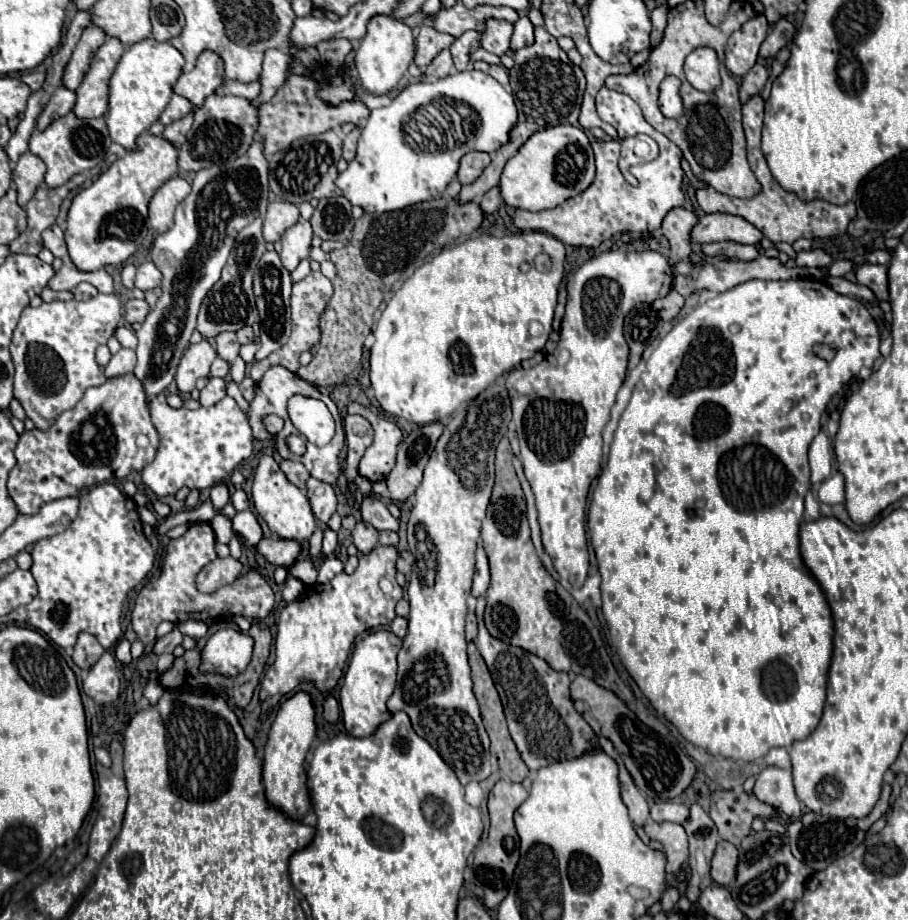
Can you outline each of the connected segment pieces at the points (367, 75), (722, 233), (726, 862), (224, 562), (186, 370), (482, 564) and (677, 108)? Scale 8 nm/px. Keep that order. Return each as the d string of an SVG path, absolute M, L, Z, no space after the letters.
M374 15L368 23L366 35L362 37L360 49L356 51L356 69L362 79L362 85L376 95L388 93L408 71L408 65L414 61L414 51L414 35L404 21L392 15Z
M708 213L700 217L698 225L692 229L692 241L696 243L730 239L746 245L758 245L762 238L760 229L756 229L744 217L730 215L730 213Z
M720 841L712 859L712 879L722 885L728 887L736 881L736 873L738 873L738 849L728 843L728 841Z
M234 557L220 559L218 563L208 563L196 577L196 587L204 593L212 593L222 585L232 583L242 571L242 563Z
M202 339L196 345L190 345L184 351L182 361L178 365L178 373L176 373L178 389L182 393L190 393L194 389L198 377L208 377L210 363L214 361L214 357L216 357L216 351L208 339Z
M478 543L476 551L476 573L474 573L474 585L472 585L472 595L480 597L486 593L490 583L490 571L488 571L488 557L484 551L484 545Z
M668 77L660 85L660 111L666 117L678 117L682 111L678 87L680 87L680 81L676 77Z

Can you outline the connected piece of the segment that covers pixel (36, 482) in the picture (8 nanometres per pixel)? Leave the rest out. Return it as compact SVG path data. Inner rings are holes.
M134 373L118 375L112 379L106 379L106 383L98 387L86 389L84 397L76 403L74 409L64 411L50 429L40 431L24 431L20 435L20 441L16 445L16 467L10 471L8 477L8 493L12 495L16 507L20 513L36 513L40 505L64 497L76 497L80 491L102 483L102 481L116 481L124 479L132 471L142 471L148 463L154 461L156 451L160 445L160 437L156 427L150 421L150 407L148 407L148 397L144 391L144 385ZM138 437L146 437L148 445L138 447Z

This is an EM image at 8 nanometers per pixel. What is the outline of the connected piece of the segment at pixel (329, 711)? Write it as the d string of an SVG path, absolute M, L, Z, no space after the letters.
M326 699L326 703L324 703L324 717L326 717L330 723L334 723L334 721L338 719L338 715L340 715L338 701L336 701L336 699Z

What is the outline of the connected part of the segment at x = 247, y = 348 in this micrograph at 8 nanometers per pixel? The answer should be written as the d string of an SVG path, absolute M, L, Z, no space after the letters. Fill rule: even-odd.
M254 341L246 345L241 345L240 356L246 363L252 363L255 361L255 355L260 348L260 343Z

